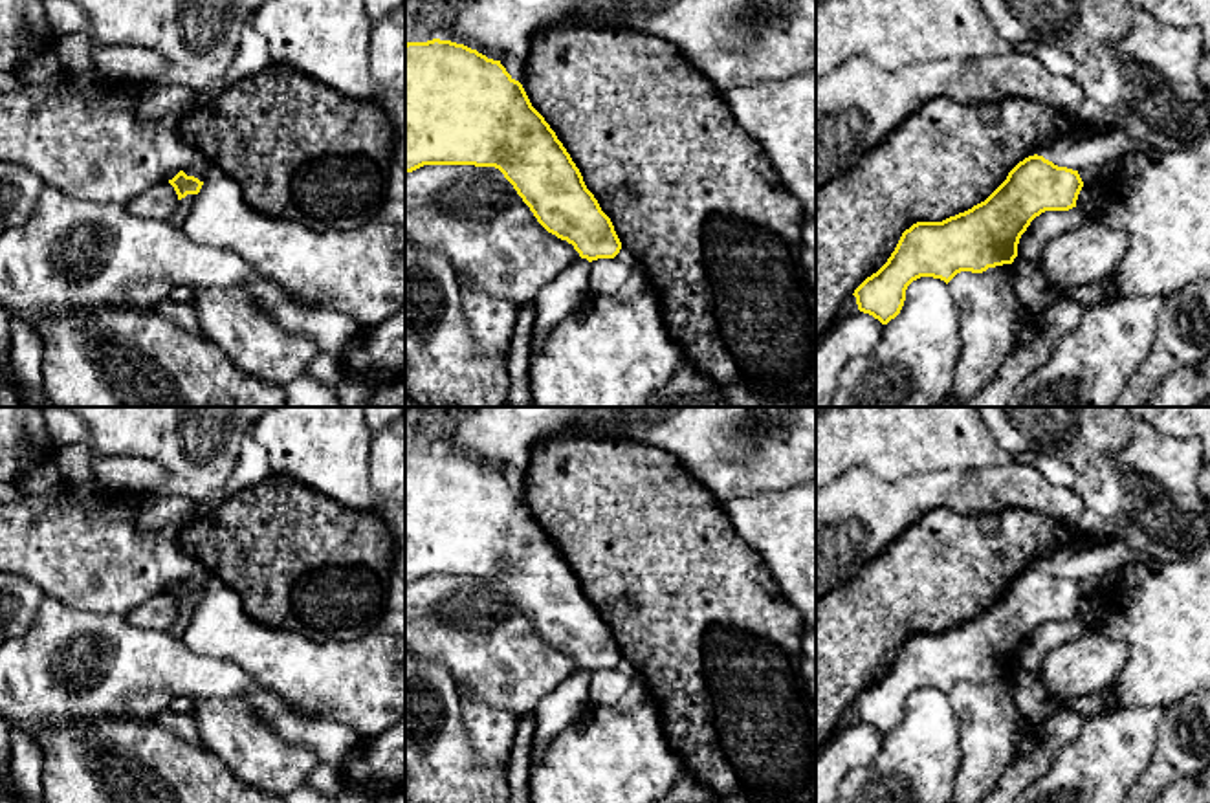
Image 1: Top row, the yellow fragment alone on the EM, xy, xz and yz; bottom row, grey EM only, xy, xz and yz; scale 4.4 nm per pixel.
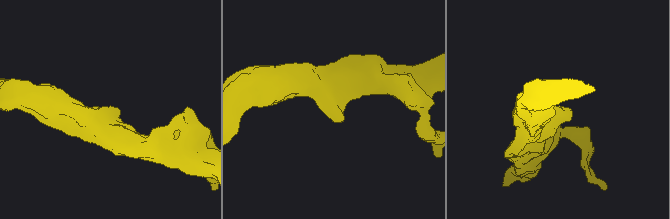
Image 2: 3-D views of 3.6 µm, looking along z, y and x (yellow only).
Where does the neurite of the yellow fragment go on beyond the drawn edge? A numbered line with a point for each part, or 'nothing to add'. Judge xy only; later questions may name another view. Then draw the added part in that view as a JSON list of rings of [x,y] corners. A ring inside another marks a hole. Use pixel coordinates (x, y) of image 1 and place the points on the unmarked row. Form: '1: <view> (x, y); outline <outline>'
nothing to add

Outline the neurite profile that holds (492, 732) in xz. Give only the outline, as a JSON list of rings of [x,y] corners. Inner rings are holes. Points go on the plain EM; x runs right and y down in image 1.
[[[458,689],[458,693],[475,761],[484,766],[510,766],[519,717],[510,711],[480,704],[464,689]]]

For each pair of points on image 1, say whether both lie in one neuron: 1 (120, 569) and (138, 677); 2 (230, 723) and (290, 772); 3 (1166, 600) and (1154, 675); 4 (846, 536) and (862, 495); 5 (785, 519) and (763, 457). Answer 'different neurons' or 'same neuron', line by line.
1: different neurons
2: same neuron
3: same neuron
4: same neuron
5: different neurons

